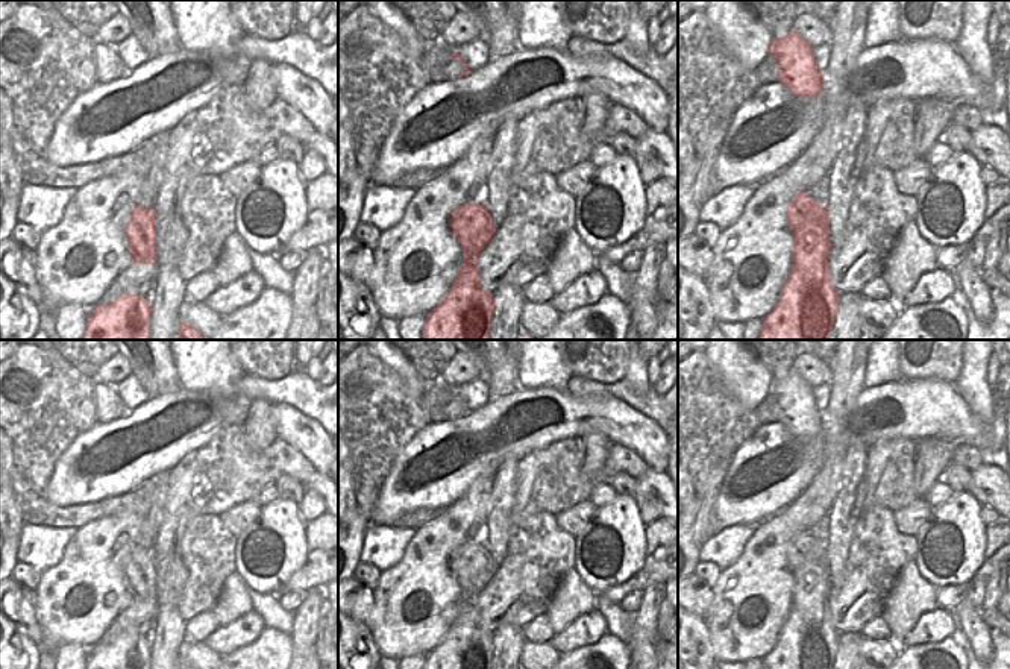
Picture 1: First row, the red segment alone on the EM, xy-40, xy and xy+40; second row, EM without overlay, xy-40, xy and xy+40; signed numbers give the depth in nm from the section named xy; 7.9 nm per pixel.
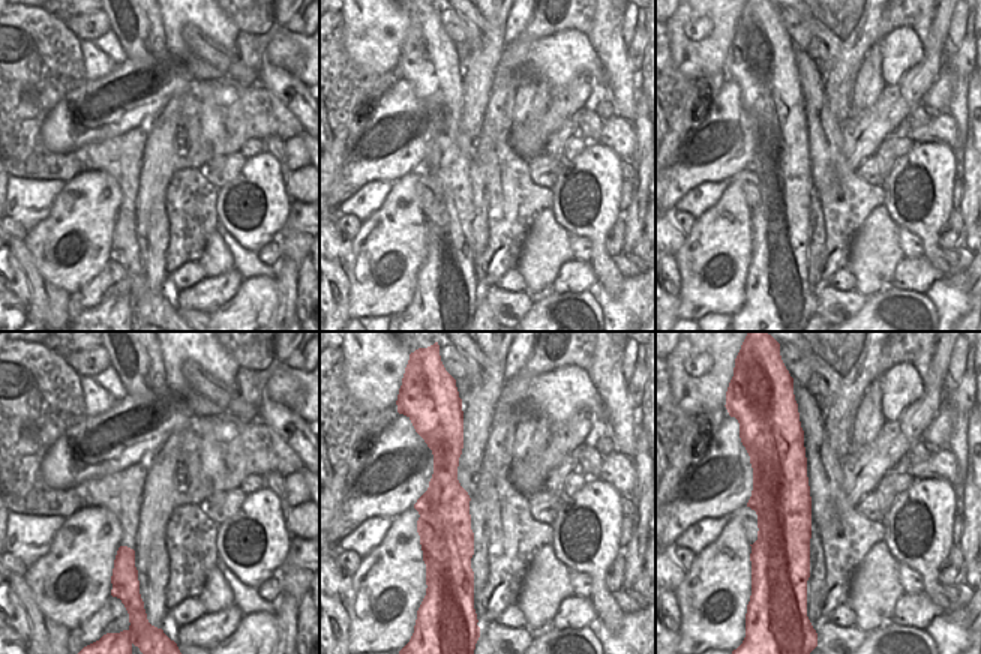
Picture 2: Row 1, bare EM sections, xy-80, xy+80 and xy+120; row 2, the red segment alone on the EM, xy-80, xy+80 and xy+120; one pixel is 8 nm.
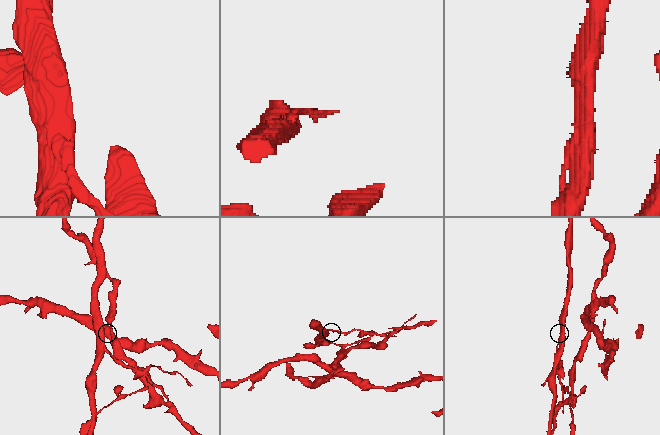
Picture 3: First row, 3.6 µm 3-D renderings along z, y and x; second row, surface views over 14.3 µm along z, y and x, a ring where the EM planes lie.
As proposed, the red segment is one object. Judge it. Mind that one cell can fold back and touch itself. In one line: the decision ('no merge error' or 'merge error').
merge error

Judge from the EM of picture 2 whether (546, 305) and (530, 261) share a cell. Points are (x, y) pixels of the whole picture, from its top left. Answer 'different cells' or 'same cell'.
different cells

